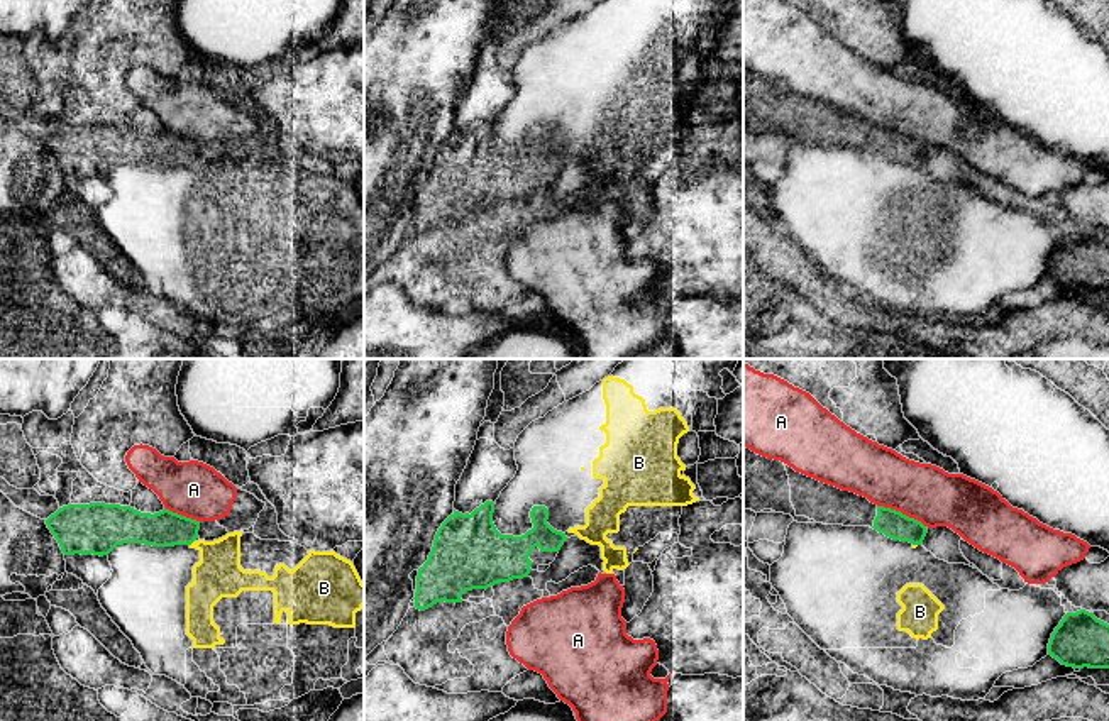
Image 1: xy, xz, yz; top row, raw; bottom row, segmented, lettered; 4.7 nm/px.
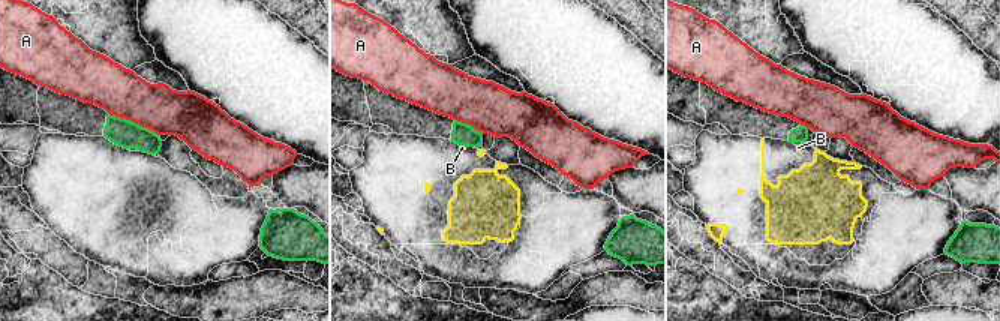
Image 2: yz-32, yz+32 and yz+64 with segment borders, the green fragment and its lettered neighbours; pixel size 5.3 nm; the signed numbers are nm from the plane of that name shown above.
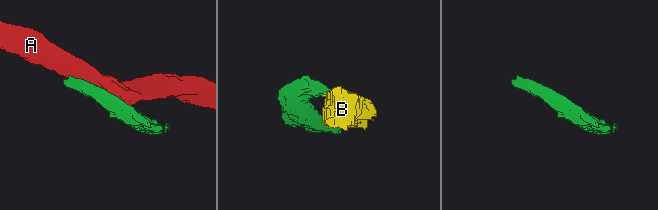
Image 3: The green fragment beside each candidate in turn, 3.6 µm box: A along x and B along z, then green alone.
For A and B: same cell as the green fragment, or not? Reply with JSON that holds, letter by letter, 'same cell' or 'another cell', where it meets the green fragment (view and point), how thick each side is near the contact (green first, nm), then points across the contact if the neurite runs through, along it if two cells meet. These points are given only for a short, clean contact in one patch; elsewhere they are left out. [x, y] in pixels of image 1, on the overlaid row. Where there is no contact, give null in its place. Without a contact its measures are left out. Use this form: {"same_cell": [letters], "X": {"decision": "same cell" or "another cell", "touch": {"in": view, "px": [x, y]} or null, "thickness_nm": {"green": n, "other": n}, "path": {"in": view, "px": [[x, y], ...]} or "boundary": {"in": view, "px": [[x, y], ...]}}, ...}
{"same_cell": [], "A": {"decision": "another cell", "touch": {"in": "yz", "px": [899, 511]}, "thickness_nm": {"green": 130, "other": 280}, "boundary": {"in": "yz", "px": [[877, 505], [899, 510], [925, 527]]}}, "B": {"decision": "another cell", "touch": {"in": "xy", "px": [192, 542]}, "thickness_nm": {"green": 170, "other": 220}, "boundary": {"in": "xy", "px": [[193, 540], [190, 545]]}}}

